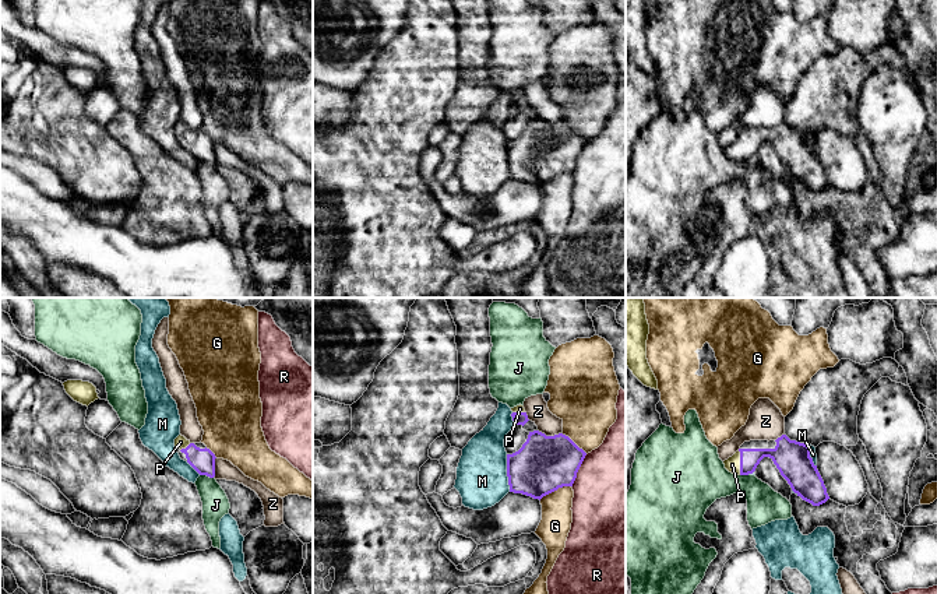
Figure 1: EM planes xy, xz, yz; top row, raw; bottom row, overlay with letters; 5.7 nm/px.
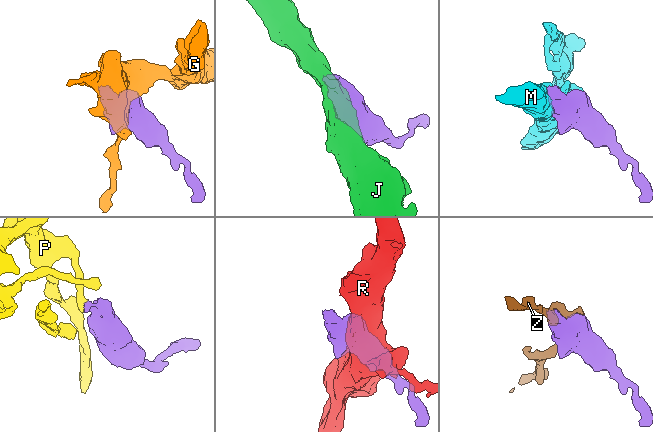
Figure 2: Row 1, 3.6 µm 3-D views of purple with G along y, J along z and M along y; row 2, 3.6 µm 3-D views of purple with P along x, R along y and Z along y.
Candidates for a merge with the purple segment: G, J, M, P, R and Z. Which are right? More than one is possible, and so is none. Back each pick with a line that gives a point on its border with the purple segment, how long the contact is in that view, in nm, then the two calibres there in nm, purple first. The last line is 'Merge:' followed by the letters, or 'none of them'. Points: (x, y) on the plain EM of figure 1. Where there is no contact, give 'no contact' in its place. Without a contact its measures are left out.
P: contact yz (740, 150); length 140 nm; calibres 130 and 90 nm
Merge: P

